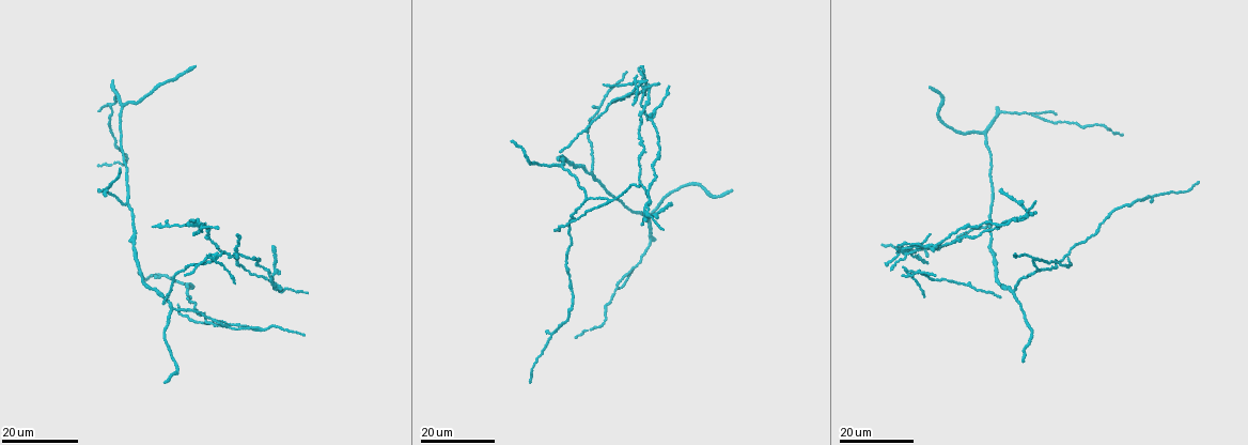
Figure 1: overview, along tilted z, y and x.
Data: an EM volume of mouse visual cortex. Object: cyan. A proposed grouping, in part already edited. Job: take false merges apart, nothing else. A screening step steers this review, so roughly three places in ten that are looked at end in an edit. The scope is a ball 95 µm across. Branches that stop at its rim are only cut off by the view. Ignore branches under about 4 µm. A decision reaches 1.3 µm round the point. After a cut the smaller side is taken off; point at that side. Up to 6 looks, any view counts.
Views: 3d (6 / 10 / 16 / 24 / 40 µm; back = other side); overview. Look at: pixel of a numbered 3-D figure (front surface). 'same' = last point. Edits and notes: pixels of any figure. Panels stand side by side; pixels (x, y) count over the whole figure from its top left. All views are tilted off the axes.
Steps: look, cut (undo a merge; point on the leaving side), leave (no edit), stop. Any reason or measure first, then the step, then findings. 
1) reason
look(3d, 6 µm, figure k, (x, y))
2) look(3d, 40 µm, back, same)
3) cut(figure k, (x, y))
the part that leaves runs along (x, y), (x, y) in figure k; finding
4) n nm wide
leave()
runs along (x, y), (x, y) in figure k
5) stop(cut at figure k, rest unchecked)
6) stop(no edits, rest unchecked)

a fork
look(3d, 16 µm, figure 1, (126, 202))

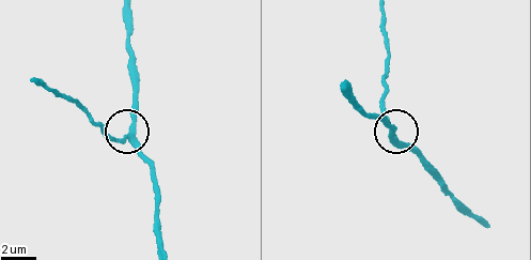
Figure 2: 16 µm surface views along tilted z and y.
look(3d, 10 µm, figure 2, (129, 137))

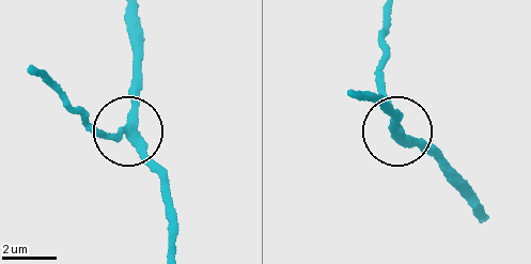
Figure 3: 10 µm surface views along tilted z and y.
3 arms
leave()
runs along (365, 98), (399, 120), (403, 130), (384, 92), (384, 70) in figure 3; all the same neuron

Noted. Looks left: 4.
three arms meet
look(3d, 24 µm, figure 1, (122, 104))

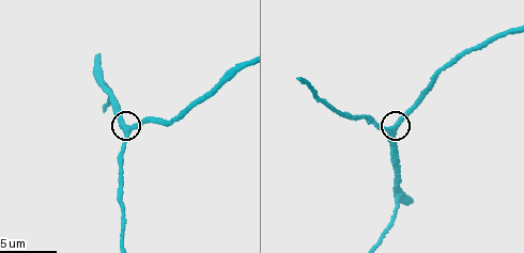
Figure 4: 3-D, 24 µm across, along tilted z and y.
look(3d, 10 µm, figure 4, (396, 123))

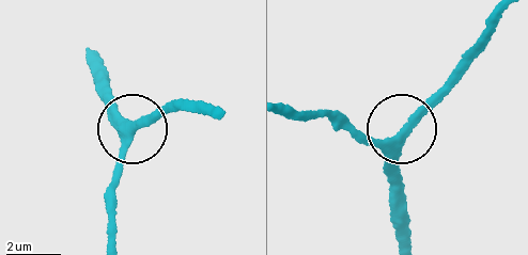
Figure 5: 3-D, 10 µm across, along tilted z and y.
leave()
runs along (284, 114), (332, 115), (386, 137), (422, 120), (452, 82) in figure 5; one neuron here

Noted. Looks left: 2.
three arms meet
look(3d, 16 µm, figure 1, (261, 331))

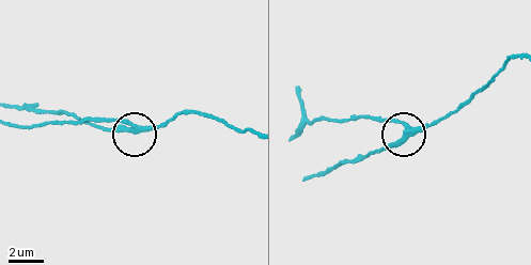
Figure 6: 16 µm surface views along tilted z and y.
look(3d, 10 µm, figure 6, (139, 129))

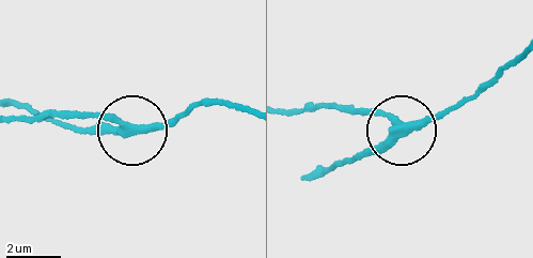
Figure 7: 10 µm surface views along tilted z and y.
side arm 16 µm
cut(figure 7, (174, 120))
the part that leaves runs along (137, 128), (75, 131), (20, 109) in figure 7; a second neuron is stuck on

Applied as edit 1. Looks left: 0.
stop(cut at figure 7, rest unchecked)

